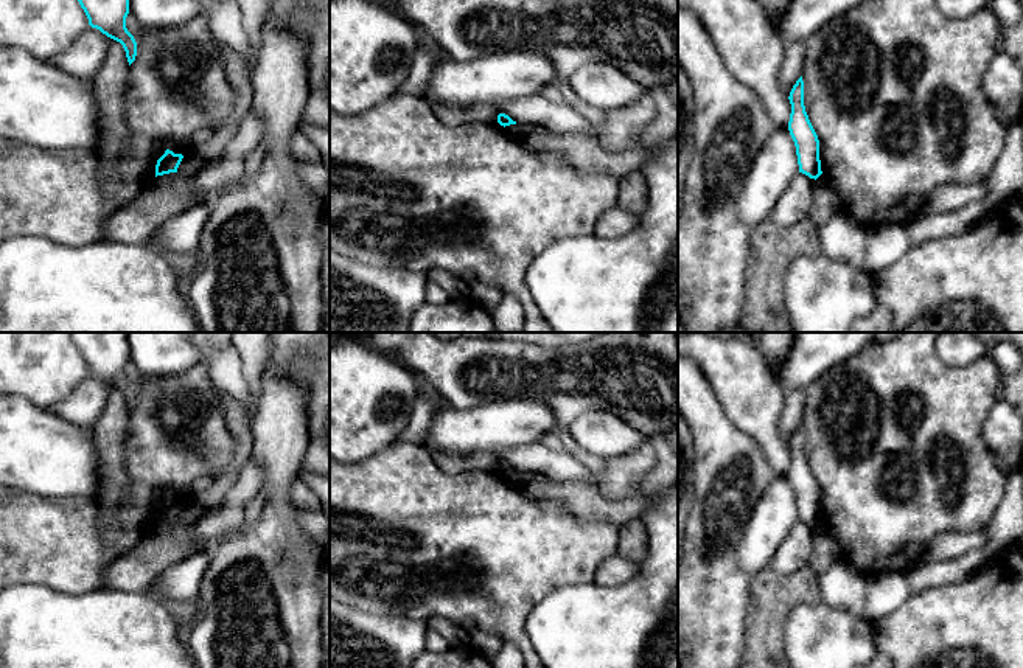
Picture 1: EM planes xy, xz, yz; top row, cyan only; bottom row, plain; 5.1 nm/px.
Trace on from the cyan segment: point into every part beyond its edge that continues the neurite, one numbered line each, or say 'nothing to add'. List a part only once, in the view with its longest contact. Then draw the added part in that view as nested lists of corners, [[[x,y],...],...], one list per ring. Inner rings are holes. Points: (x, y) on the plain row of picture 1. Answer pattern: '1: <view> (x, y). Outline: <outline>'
nothing to add

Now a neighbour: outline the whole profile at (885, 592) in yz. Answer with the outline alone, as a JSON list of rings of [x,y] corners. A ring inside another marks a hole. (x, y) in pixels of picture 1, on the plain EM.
[[[885,572],[868,576],[863,620],[875,626],[911,597],[905,572]]]

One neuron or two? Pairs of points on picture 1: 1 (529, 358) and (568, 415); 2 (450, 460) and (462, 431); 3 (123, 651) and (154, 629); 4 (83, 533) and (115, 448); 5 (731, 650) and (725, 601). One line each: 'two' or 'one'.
1: one
2: two
3: one
4: two
5: one

